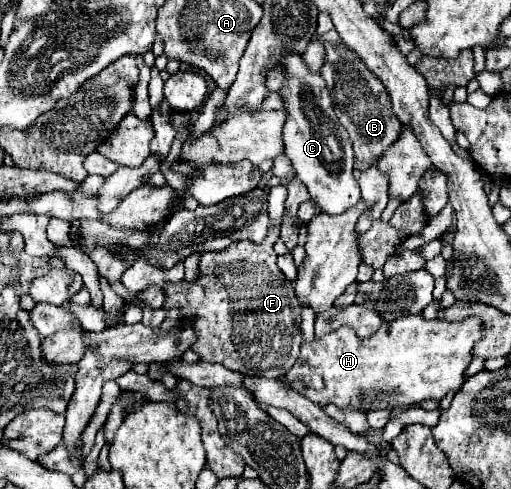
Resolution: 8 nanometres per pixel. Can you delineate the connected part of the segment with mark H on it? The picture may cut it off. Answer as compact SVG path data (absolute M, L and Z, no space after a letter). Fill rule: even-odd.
M422 315L398 317L396 321L382 323L382 327L370 337L358 337L344 325L322 339L312 343L302 343L300 357L288 371L294 391L306 395L318 405L334 403L336 407L352 409L398 409L408 405L418 405L424 399L440 401L448 391L458 391L464 383L464 373L474 359L474 345L484 337L484 327L478 317L466 317L464 321L444 321L444 319L424 319Z

